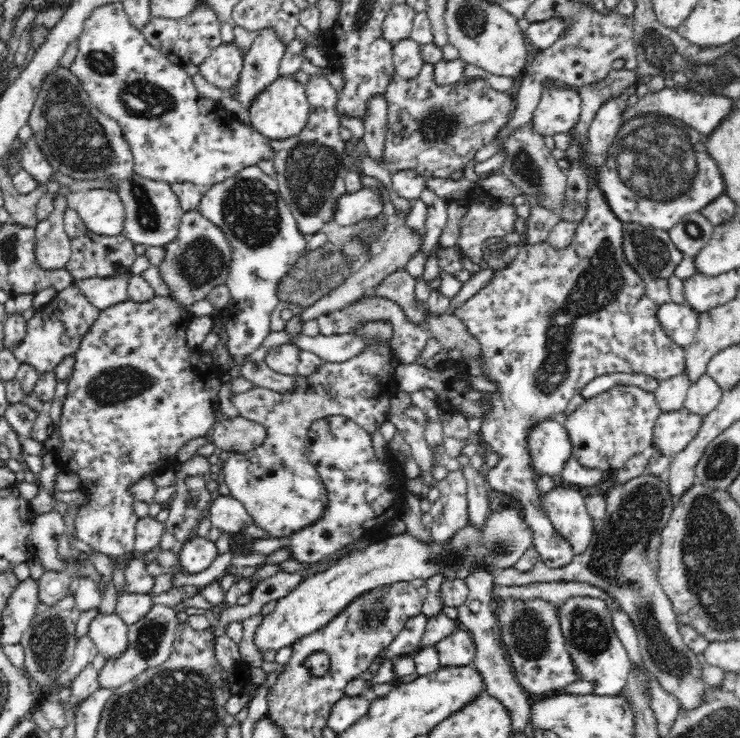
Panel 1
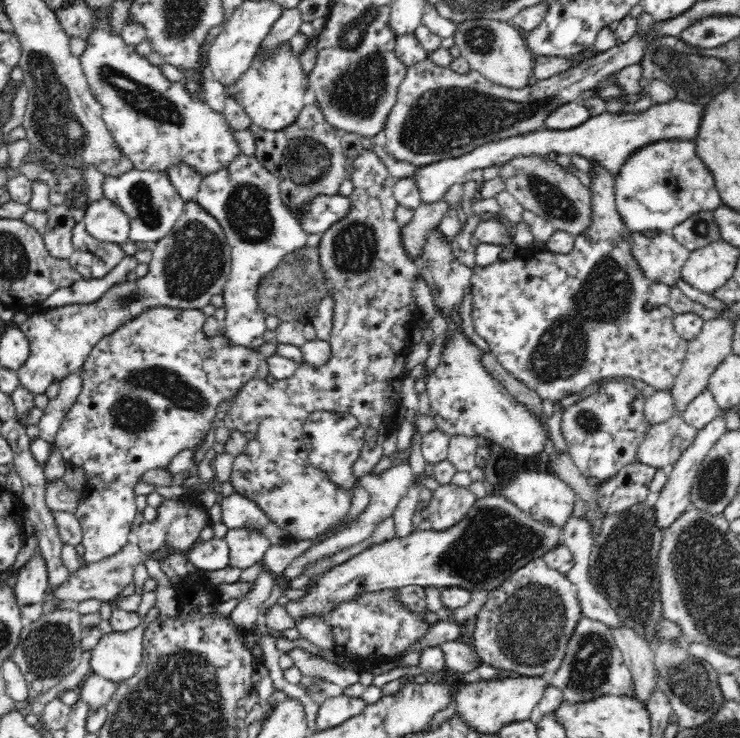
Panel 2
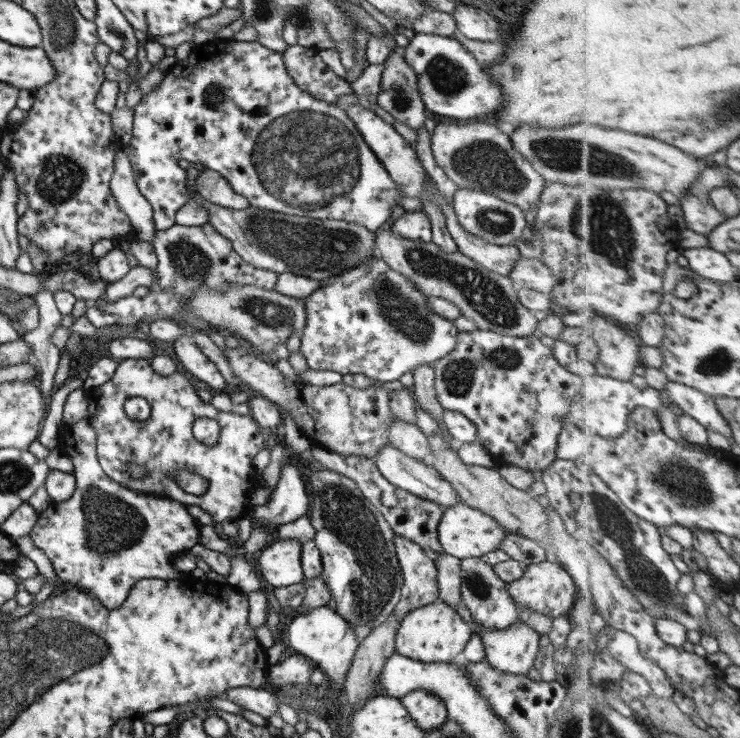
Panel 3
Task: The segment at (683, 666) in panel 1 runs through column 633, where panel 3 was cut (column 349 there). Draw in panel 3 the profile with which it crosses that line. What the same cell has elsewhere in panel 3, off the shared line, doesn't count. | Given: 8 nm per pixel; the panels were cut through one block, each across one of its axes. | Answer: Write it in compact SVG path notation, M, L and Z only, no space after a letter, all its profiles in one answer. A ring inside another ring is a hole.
M305 469L304 483L311 500L308 515L316 529L313 540L323 564L321 576L331 593L326 606L346 619L362 642L388 618L401 596L403 574L394 550L394 532L348 476L329 469Z

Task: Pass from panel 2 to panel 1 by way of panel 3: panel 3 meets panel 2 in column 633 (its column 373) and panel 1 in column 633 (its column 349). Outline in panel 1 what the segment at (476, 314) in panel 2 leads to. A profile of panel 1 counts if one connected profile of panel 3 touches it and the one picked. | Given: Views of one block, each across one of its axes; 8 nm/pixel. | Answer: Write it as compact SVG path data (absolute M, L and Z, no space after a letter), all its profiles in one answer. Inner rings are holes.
M634 83L628 86L618 98L610 98L593 116L586 138L586 163L592 171L592 176L588 176L587 209L577 224L572 242L563 249L553 249L548 242L520 247L508 266L496 270L492 280L482 290L454 310L454 315L462 321L470 335L482 345L483 374L498 387L498 392L488 394L483 400L489 404L489 409L483 416L478 437L500 457L494 467L484 470L487 484L520 501L523 519L533 536L533 545L540 553L540 560L550 568L566 566L575 554L569 542L546 517L548 513L542 507L542 492L536 485L535 468L529 454L530 430L544 420L562 420L568 402L596 377L616 373L644 374L659 383L685 372L685 350L680 349L660 327L656 317L658 304L648 297L645 281L625 259L623 223L610 210L611 206L608 206L593 176L593 172L607 161L608 149L623 125L622 114L628 107L629 96L636 94L636 88Z

